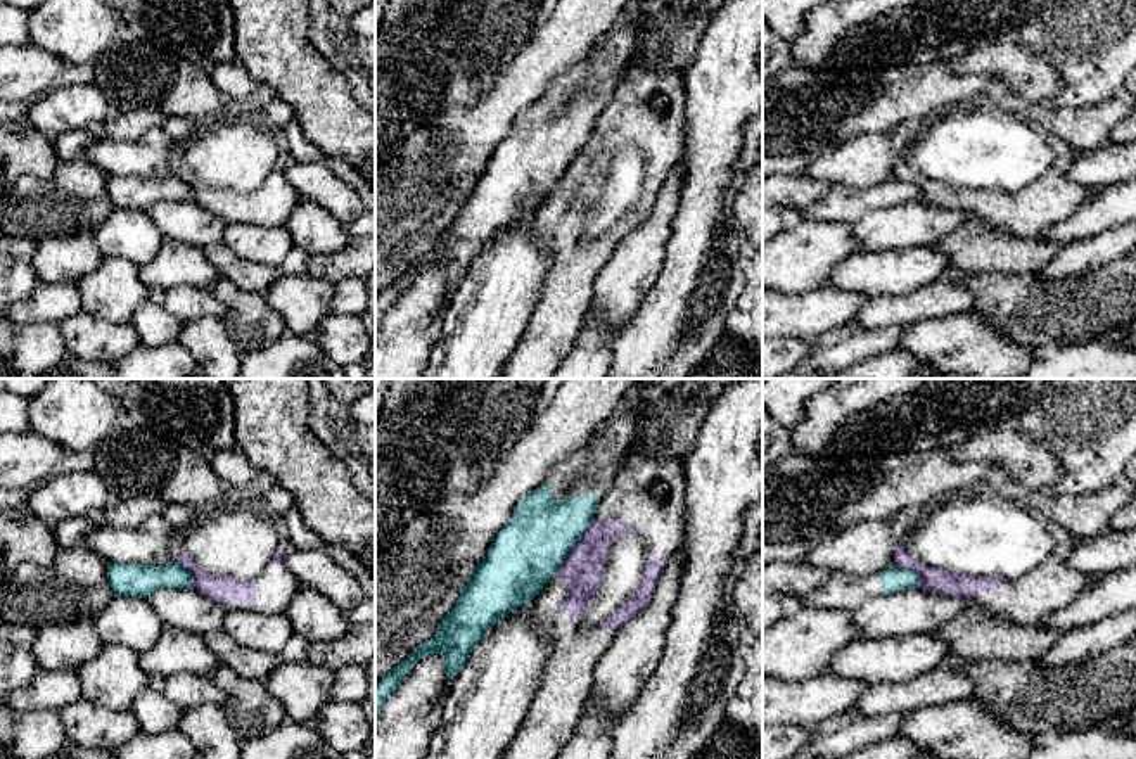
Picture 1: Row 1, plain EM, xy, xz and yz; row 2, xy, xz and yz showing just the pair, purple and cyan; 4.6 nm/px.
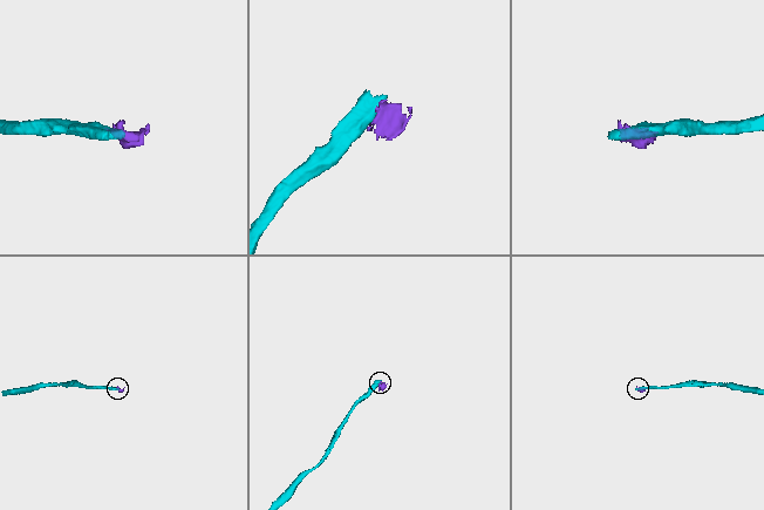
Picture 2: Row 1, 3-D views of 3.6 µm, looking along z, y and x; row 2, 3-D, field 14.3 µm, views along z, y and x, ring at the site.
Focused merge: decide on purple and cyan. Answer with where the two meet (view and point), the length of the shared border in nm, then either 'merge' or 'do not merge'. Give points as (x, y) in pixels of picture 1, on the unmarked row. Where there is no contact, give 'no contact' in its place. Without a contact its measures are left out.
contact xz (574, 158); length 320 nm; do not merge

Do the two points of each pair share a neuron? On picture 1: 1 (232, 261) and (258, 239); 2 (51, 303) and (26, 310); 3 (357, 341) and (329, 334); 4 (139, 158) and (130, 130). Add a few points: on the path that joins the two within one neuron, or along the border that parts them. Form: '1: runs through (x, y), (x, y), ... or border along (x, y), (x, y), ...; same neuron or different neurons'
1: border along (225, 244), (241, 258), (277, 265); different neurons
2: runs through (45, 305), (31, 310); same neuron
3: runs through (350, 341), (336, 334); same neuron
4: border along (161, 127), (153, 127), (137, 139), (106, 137); different neurons

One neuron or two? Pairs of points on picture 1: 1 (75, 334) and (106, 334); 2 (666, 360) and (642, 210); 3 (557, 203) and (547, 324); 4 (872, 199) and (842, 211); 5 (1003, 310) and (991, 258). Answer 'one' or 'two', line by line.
1: one
2: two
3: one
4: one
5: two

